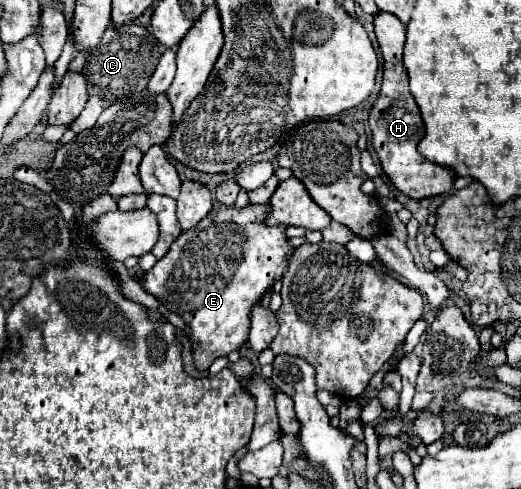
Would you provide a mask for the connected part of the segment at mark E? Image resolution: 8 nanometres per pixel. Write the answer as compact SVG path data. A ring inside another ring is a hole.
M216 204L194 230L182 232L170 252L142 276L142 288L188 324L192 356L200 372L208 370L216 358L246 344L252 306L286 272L286 260L294 248L284 234L286 226L266 228L262 222L266 210L270 210L268 204L250 204L242 210Z

